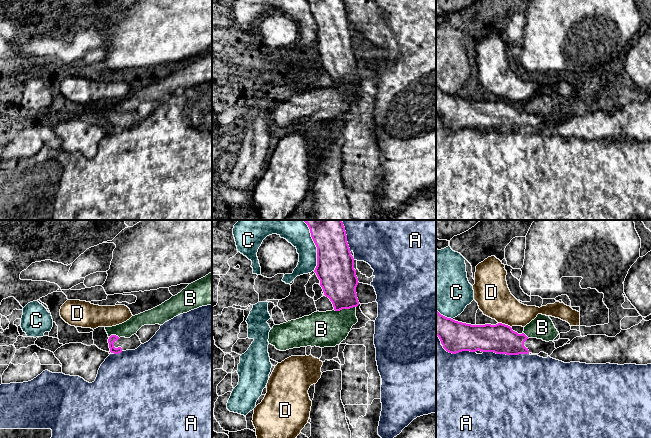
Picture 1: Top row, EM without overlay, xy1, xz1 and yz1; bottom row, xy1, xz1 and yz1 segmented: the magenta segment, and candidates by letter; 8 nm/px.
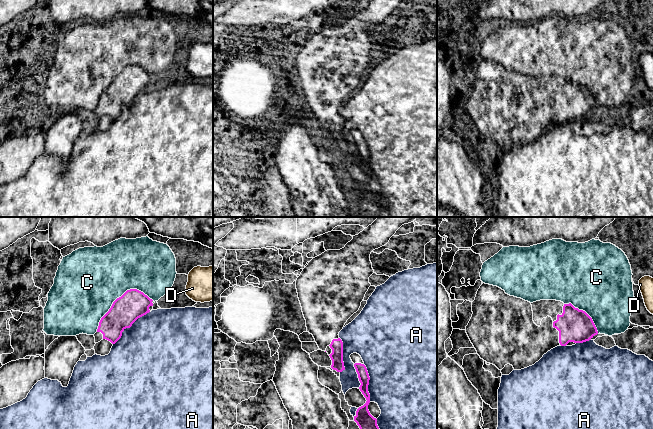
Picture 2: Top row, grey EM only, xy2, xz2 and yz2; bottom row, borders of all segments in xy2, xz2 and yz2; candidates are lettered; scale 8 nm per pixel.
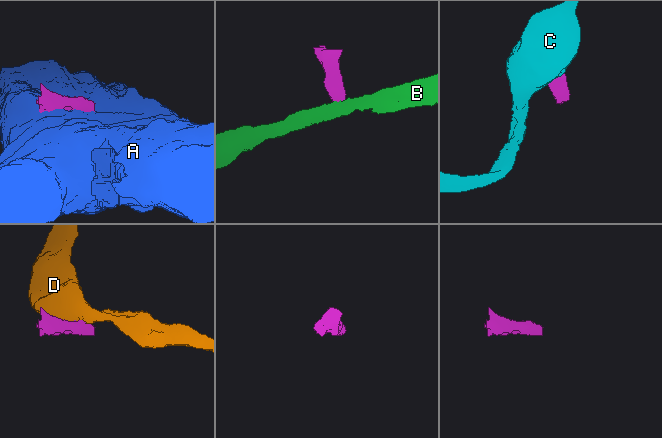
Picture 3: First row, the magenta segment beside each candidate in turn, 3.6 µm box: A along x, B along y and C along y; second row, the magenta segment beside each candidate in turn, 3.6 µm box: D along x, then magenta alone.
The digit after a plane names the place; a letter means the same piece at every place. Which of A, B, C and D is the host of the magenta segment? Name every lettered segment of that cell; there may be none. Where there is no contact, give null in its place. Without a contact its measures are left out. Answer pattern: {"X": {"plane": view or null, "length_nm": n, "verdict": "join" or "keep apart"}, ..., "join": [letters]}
{"A": {"plane": "yz1", "length_nm": 360, "verdict": "keep apart"}, "B": {"plane": "xz1", "length_nm": 180, "verdict": "keep apart"}, "C": {"plane": "xy2", "length_nm": 550, "verdict": "keep apart"}, "D": {"plane": "yz1", "length_nm": 110, "verdict": "keep apart"}, "join": []}

